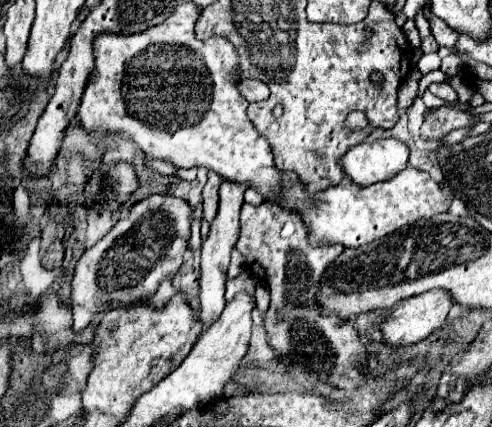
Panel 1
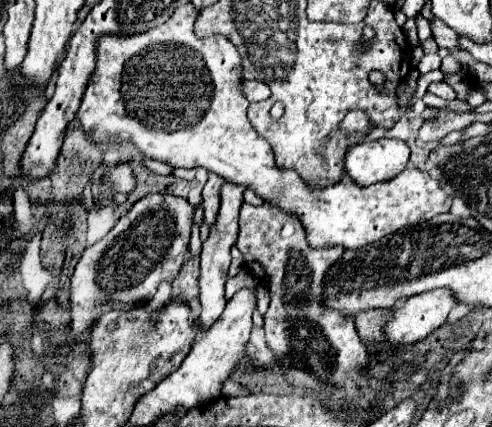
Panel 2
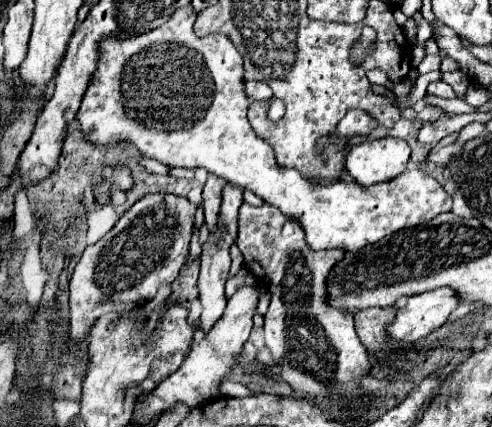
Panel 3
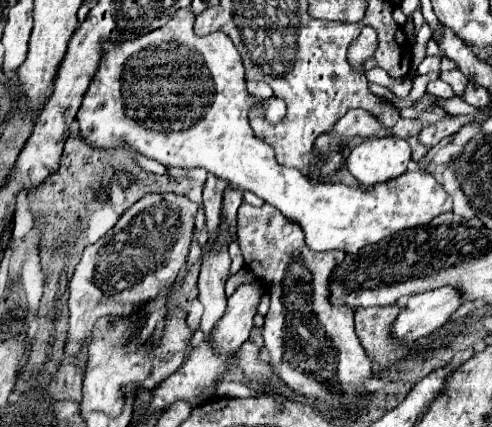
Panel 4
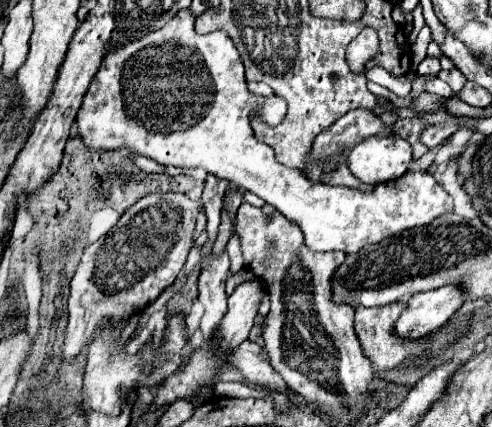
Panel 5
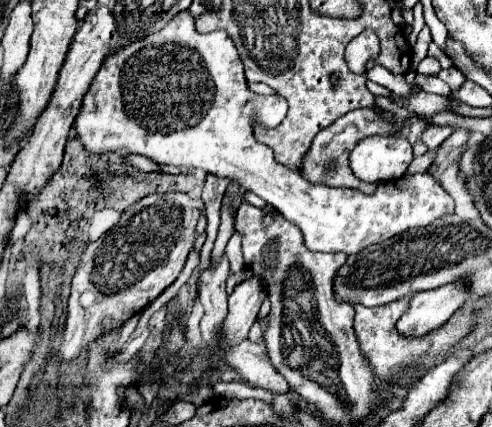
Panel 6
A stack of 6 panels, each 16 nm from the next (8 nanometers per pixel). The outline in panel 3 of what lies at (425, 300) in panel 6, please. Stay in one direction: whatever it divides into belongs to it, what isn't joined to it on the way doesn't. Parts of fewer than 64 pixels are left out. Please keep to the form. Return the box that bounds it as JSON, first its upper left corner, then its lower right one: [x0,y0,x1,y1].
[388,288,460,344]

